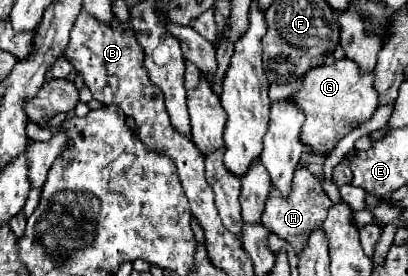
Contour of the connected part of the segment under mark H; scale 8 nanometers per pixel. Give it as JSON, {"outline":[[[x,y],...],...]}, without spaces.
{"outline":[[[299,167],[293,179],[293,187],[289,197],[281,197],[281,193],[277,193],[275,189],[271,189],[269,201],[265,205],[265,213],[263,213],[263,225],[279,235],[281,239],[285,239],[289,245],[293,245],[295,253],[299,255],[303,251],[303,247],[307,245],[309,235],[315,231],[315,227],[321,225],[321,221],[325,221],[325,213],[331,207],[331,199],[325,195],[325,191],[321,189],[319,179],[309,173],[305,167]]]}

